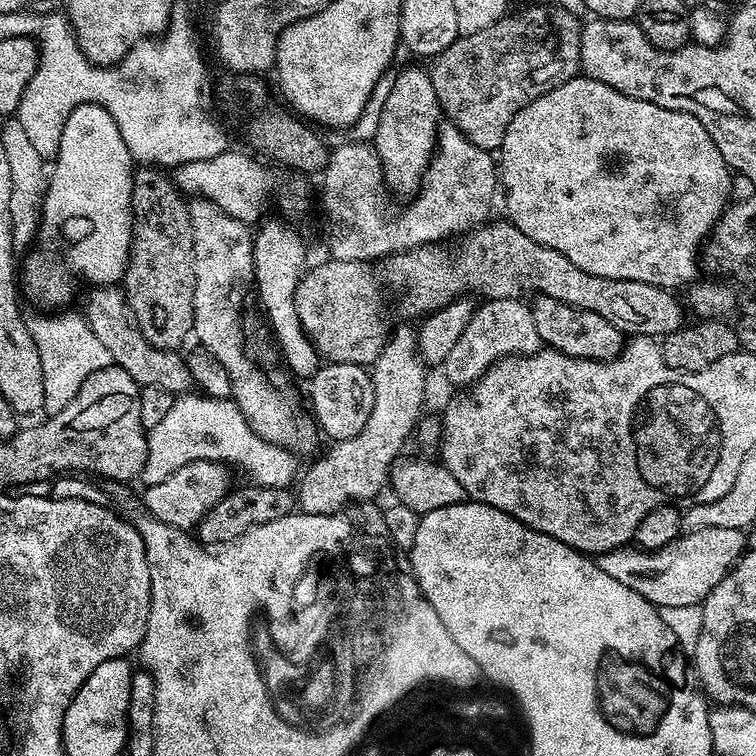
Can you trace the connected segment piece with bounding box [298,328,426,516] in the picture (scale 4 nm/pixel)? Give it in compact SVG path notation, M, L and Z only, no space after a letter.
M400 328L384 341L384 348L371 365L370 375L374 386L374 410L366 418L366 426L349 440L335 441L332 449L321 460L308 468L312 480L325 480L313 492L299 497L298 504L305 512L330 516L339 513L356 500L377 499L378 494L389 483L389 472L397 462L404 443L417 431L417 423L424 411L424 371L426 365L416 351L416 332Z

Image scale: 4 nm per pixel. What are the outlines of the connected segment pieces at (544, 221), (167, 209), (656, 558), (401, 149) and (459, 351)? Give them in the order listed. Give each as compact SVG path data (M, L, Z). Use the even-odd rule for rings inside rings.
M577 74L571 80L562 82L556 88L551 88L546 94L542 94L522 110L518 110L518 114L514 114L510 126L506 126L506 138L502 138L502 146L498 150L498 184L502 189L502 196L504 192L504 204L508 207L507 219L518 230L522 230L522 234L526 234L526 238L534 238L536 244L550 246L550 250L558 250L558 254L566 254L566 258L570 258L570 262L574 262L574 266L578 266L578 270L586 270L586 274L598 274L598 278L610 278L611 280L646 282L669 290L679 289L679 284L684 284L683 286L691 285L697 279L696 260L698 264L698 253L701 251L702 241L711 234L712 227L716 225L716 220L722 215L730 200L730 169L728 163L722 158L718 146L714 146L714 138L710 138L710 134L706 134L706 126L702 126L702 122L698 122L698 118L678 110L666 110L662 106L654 106L654 102L642 102L638 98L630 98L626 94L622 94L597 80L591 80L583 74Z
M140 166L132 174L132 250L128 255L127 268L124 271L122 291L127 296L130 310L138 322L138 330L142 332L146 340L155 348L167 348L169 350L183 349L184 339L193 335L194 326L194 234L190 226L190 214L188 213L189 201L176 187L176 181L165 169L155 166Z
M730 526L693 528L685 531L680 539L661 548L641 550L635 546L625 546L609 552L602 552L598 557L598 563L602 570L606 570L606 574L610 574L610 578L618 578L618 582L622 582L622 586L630 586L630 590L642 594L642 598L646 598L659 609L666 606L701 605L710 594L710 590L714 590L714 586L718 586L718 582L722 582L722 578L726 578L729 570L744 555L746 551L744 536L746 536L745 529L731 528Z
M404 68L401 72L397 71L394 75L394 86L390 86L390 94L386 98L386 106L382 106L382 118L378 118L378 130L374 137L374 147L384 171L384 183L391 191L393 188L396 192L412 194L419 189L420 179L424 177L424 172L436 151L436 137L441 123L440 103L434 94L429 69Z
M520 298L485 299L477 307L466 330L462 330L462 338L458 338L458 346L450 350L450 358L446 358L442 365L444 376L450 383L471 386L490 365L507 356L529 356L532 352L540 351L542 345L538 330L534 327L532 310L524 302Z

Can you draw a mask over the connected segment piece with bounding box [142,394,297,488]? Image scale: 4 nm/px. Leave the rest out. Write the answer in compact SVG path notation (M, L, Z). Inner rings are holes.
M180 394L173 399L166 418L158 426L147 429L148 453L142 480L145 485L170 478L174 470L195 460L215 460L225 465L237 464L248 472L248 480L271 488L288 488L296 476L297 457L282 446L271 444L252 429L235 400L215 400L203 394Z

